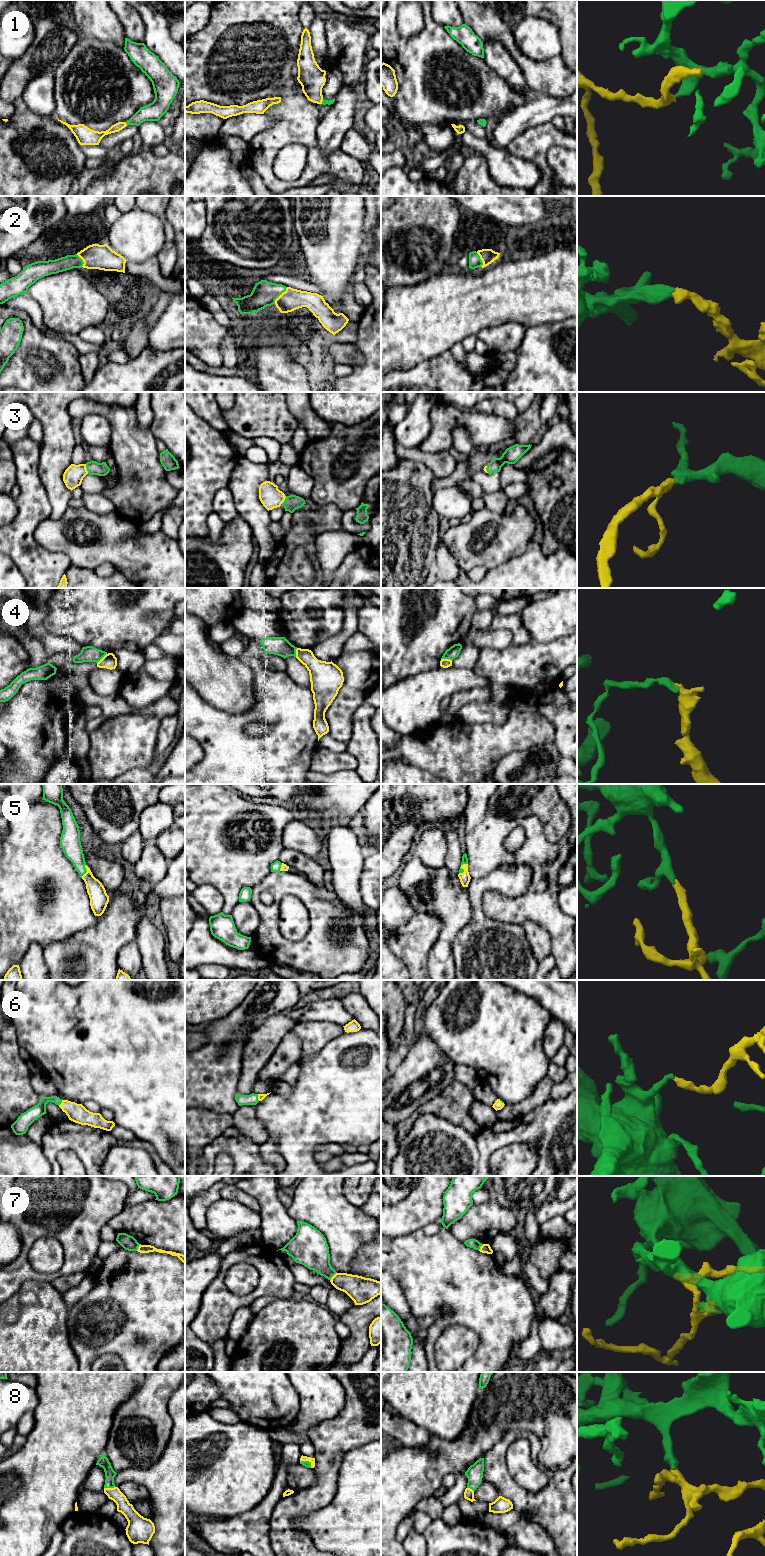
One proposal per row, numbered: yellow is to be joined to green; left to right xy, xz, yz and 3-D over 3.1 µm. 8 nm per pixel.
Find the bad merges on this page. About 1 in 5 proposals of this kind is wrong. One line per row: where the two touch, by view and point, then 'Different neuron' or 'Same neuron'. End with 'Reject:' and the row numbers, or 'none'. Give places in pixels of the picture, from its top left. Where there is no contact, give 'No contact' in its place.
1: Touches green at xy (126, 123). Same neuron
2: Touches green at xz (280, 294). Same neuron
3: Touches green at xy (87, 469). Same neuron
4: Touches green at yz (446, 658). Different neuron
5: Touches green at xy (86, 870). Same neuron
6: Touches green at xy (60, 1103). Same neuron
7: Touches green at xz (333, 1275). Different neuron
8: Touches green at xy (109, 1487). Same neuron
Reject: 4, 7

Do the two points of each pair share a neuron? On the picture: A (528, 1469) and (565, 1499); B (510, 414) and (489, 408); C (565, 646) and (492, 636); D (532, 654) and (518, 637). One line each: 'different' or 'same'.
A: different
B: same
C: different
D: different

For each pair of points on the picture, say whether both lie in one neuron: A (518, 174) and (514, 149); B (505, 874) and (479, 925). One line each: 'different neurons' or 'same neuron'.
A: different neurons
B: same neuron

